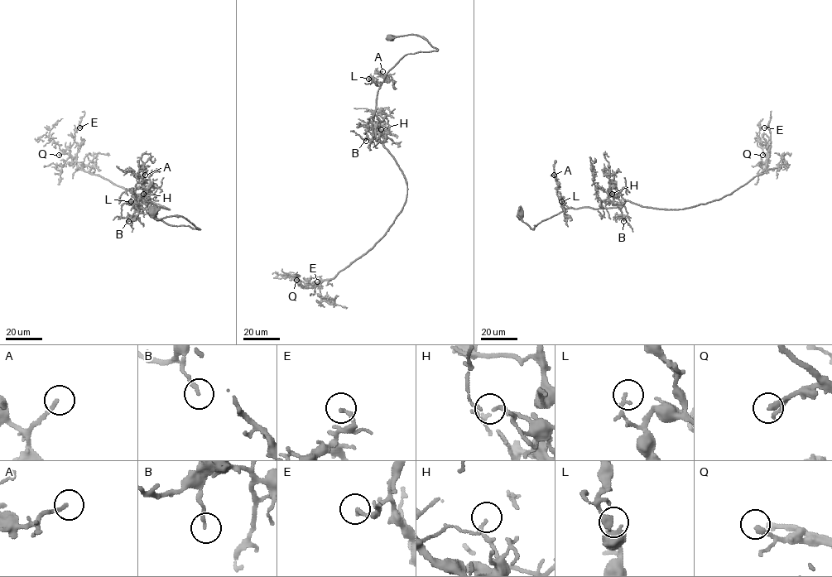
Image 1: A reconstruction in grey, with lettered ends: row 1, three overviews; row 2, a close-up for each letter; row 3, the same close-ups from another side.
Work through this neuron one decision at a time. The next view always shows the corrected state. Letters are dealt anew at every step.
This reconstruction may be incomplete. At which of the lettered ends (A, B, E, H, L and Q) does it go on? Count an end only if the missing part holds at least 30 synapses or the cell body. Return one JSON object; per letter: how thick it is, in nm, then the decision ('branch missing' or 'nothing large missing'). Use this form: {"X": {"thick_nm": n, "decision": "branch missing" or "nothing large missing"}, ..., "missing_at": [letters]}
{"A": {"thick_nm": 170, "decision": "branch missing"}, "B": {"thick_nm": 150, "decision": "nothing large missing"}, "E": {"thick_nm": 160, "decision": "nothing large missing"}, "H": {"thick_nm": 170, "decision": "nothing large missing"}, "L": {"thick_nm": 150, "decision": "nothing large missing"}, "Q": {"thick_nm": 280, "decision": "branch missing"}, "missing_at": ["A", "Q"]}

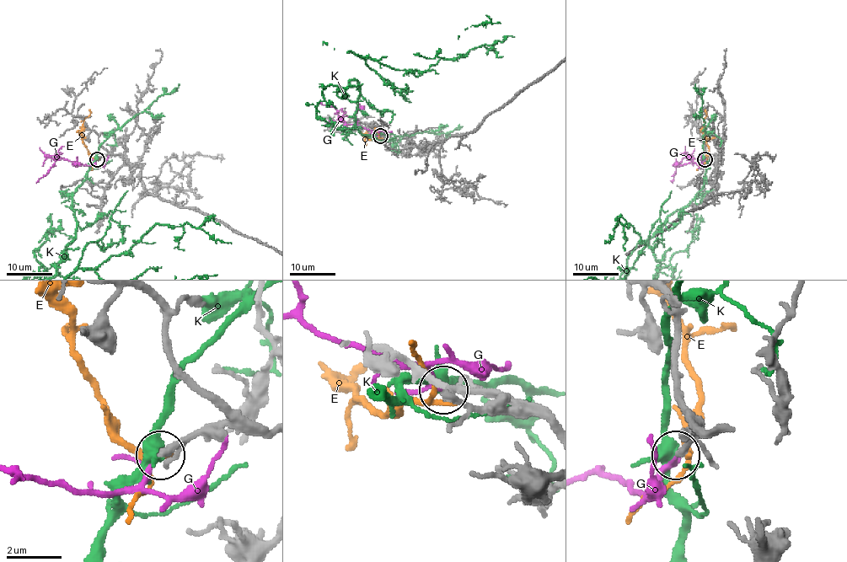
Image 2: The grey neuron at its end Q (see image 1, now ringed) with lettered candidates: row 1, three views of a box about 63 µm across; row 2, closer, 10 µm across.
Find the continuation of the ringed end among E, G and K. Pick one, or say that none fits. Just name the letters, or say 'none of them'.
G

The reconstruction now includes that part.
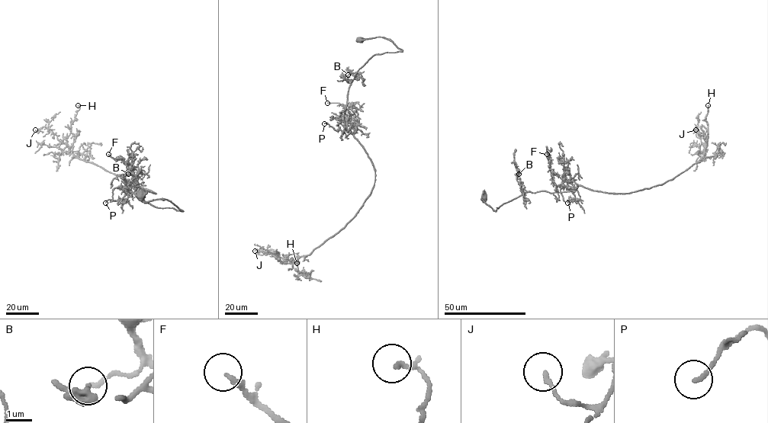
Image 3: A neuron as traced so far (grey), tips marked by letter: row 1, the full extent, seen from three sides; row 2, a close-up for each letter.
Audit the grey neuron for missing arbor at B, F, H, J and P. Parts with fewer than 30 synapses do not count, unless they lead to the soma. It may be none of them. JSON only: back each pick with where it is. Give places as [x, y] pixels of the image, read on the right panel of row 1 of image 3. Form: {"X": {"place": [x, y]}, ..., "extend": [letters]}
{"extend": []}

